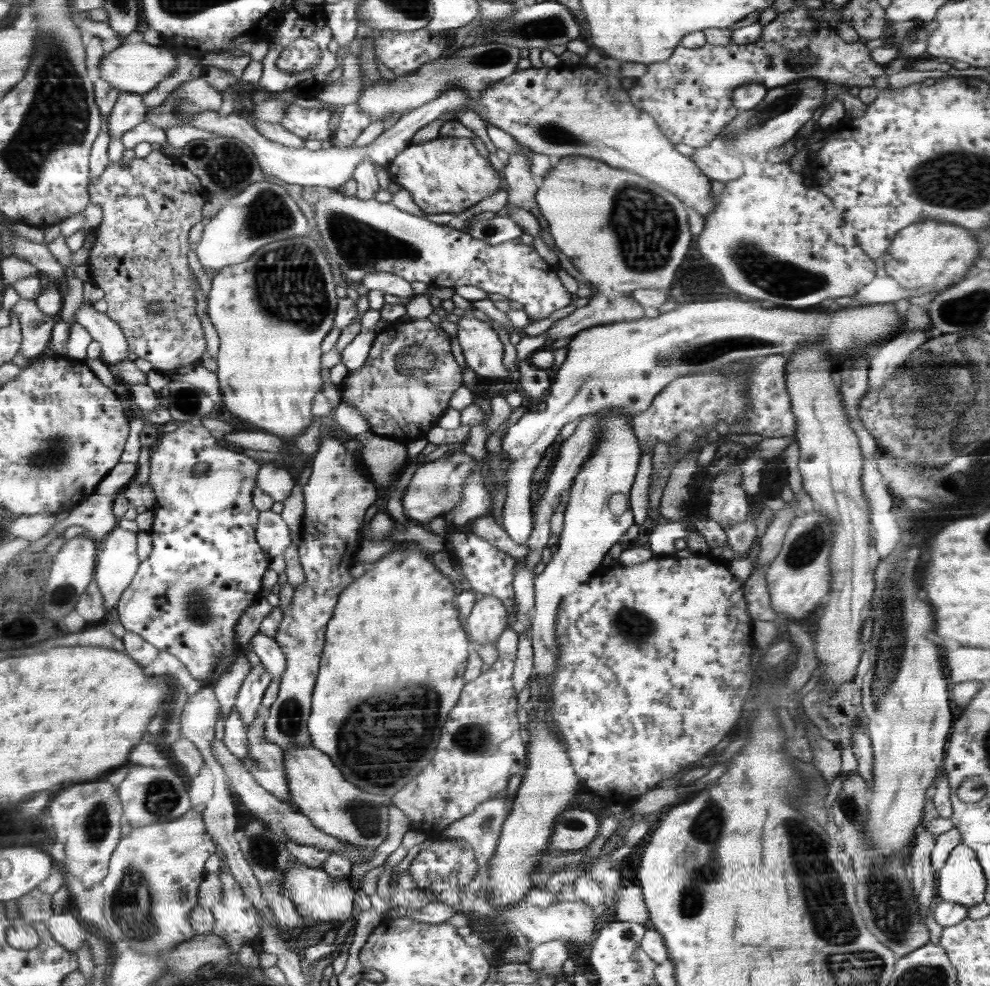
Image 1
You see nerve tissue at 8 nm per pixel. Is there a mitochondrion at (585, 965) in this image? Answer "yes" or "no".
no

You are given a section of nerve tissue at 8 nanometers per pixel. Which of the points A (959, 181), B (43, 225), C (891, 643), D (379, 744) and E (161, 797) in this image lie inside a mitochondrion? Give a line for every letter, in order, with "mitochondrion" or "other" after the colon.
A: mitochondrion
B: other
C: mitochondrion
D: mitochondrion
E: mitochondrion

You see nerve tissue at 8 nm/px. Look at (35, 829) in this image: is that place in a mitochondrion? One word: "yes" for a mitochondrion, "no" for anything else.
no

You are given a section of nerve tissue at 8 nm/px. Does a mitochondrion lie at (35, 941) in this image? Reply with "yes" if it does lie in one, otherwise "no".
no

